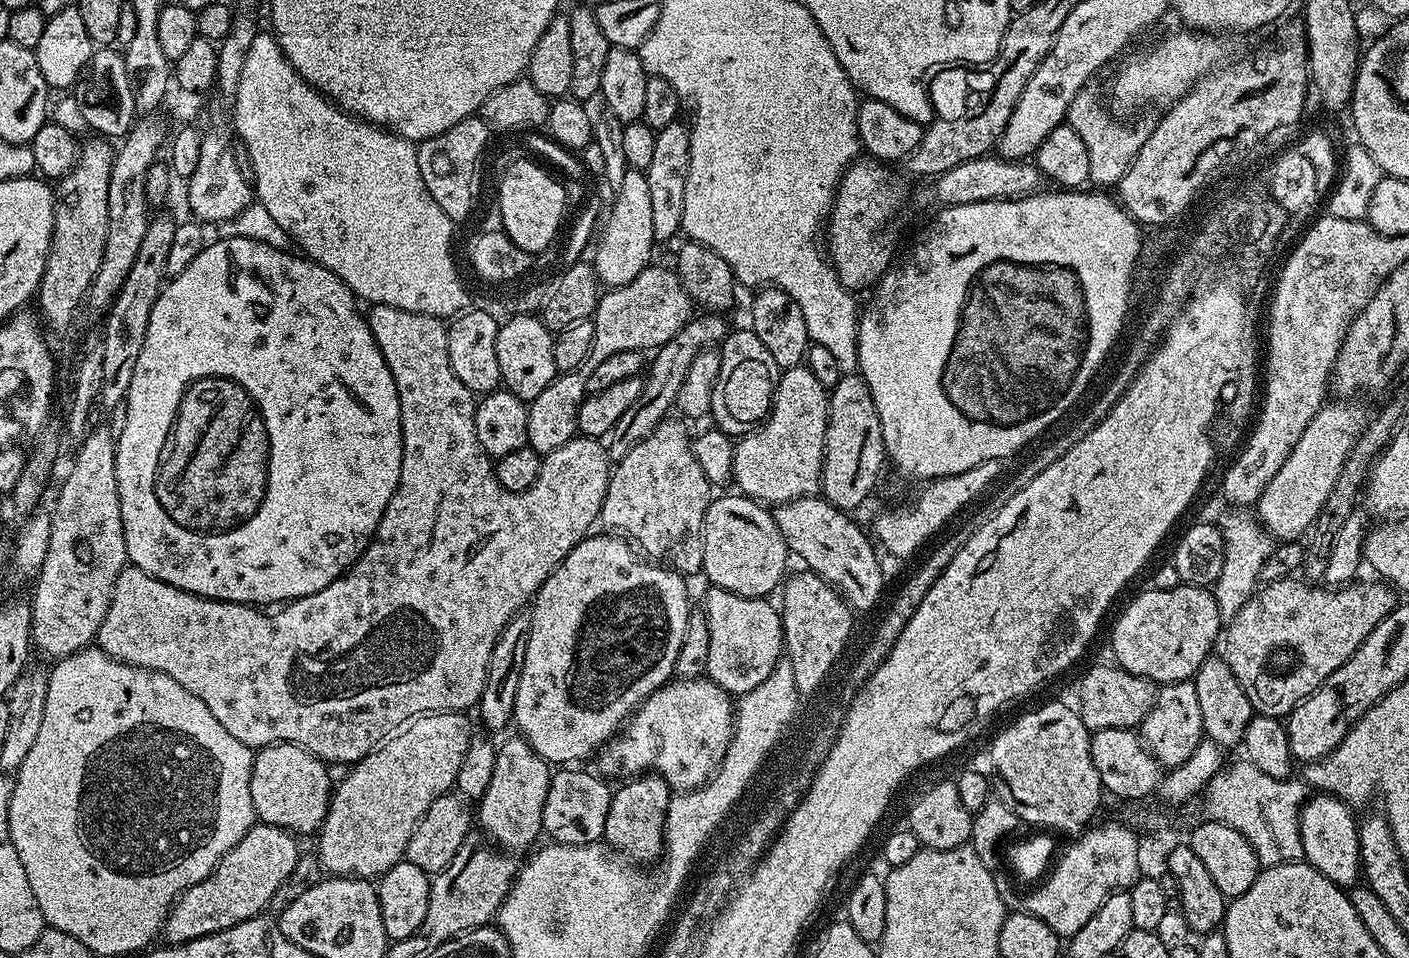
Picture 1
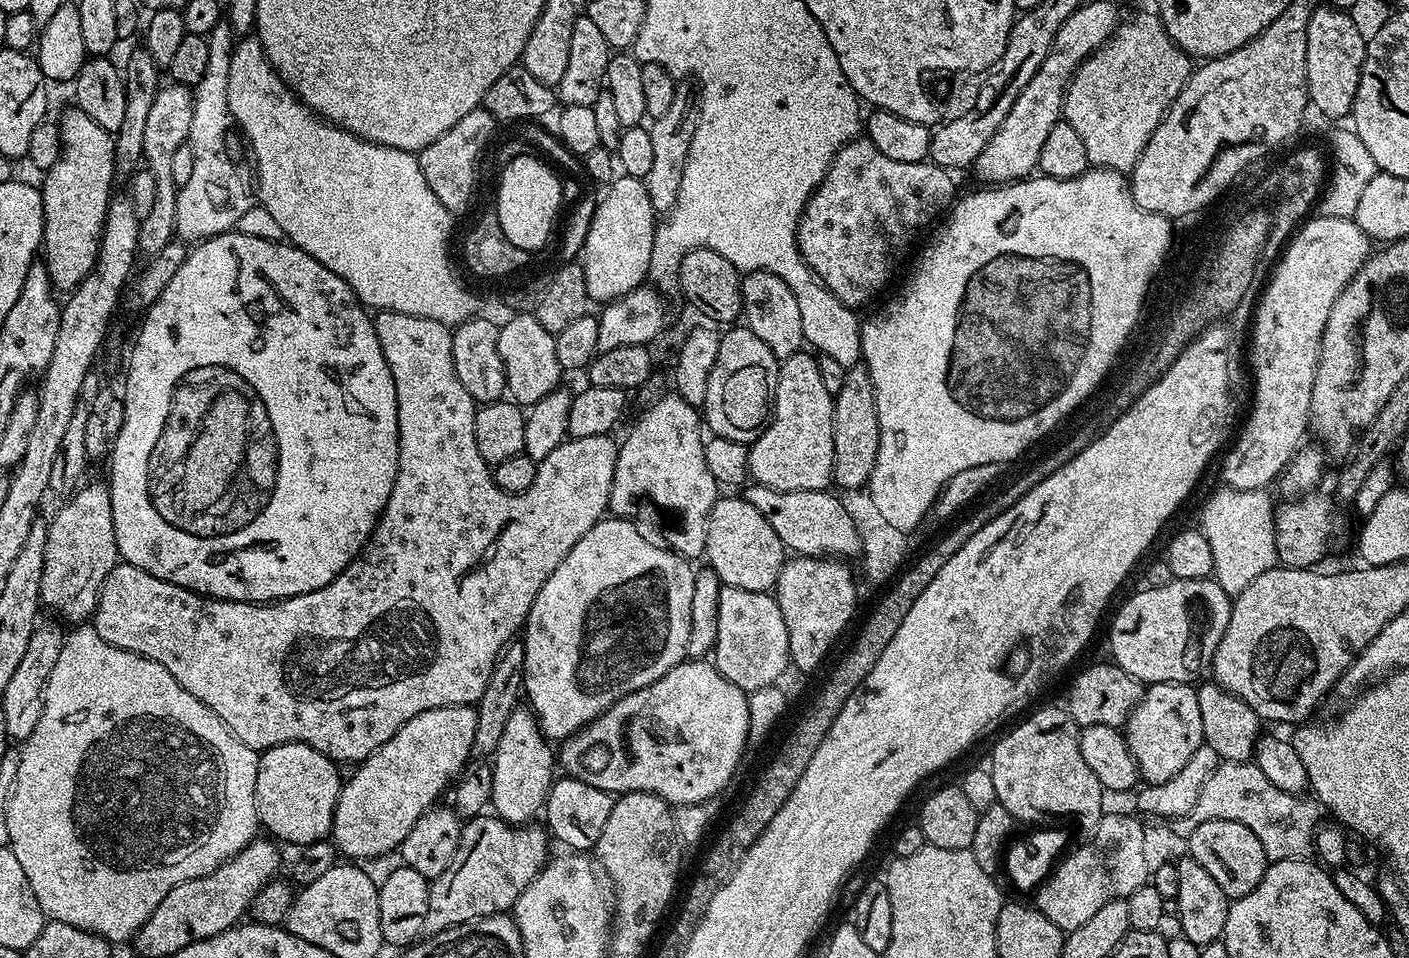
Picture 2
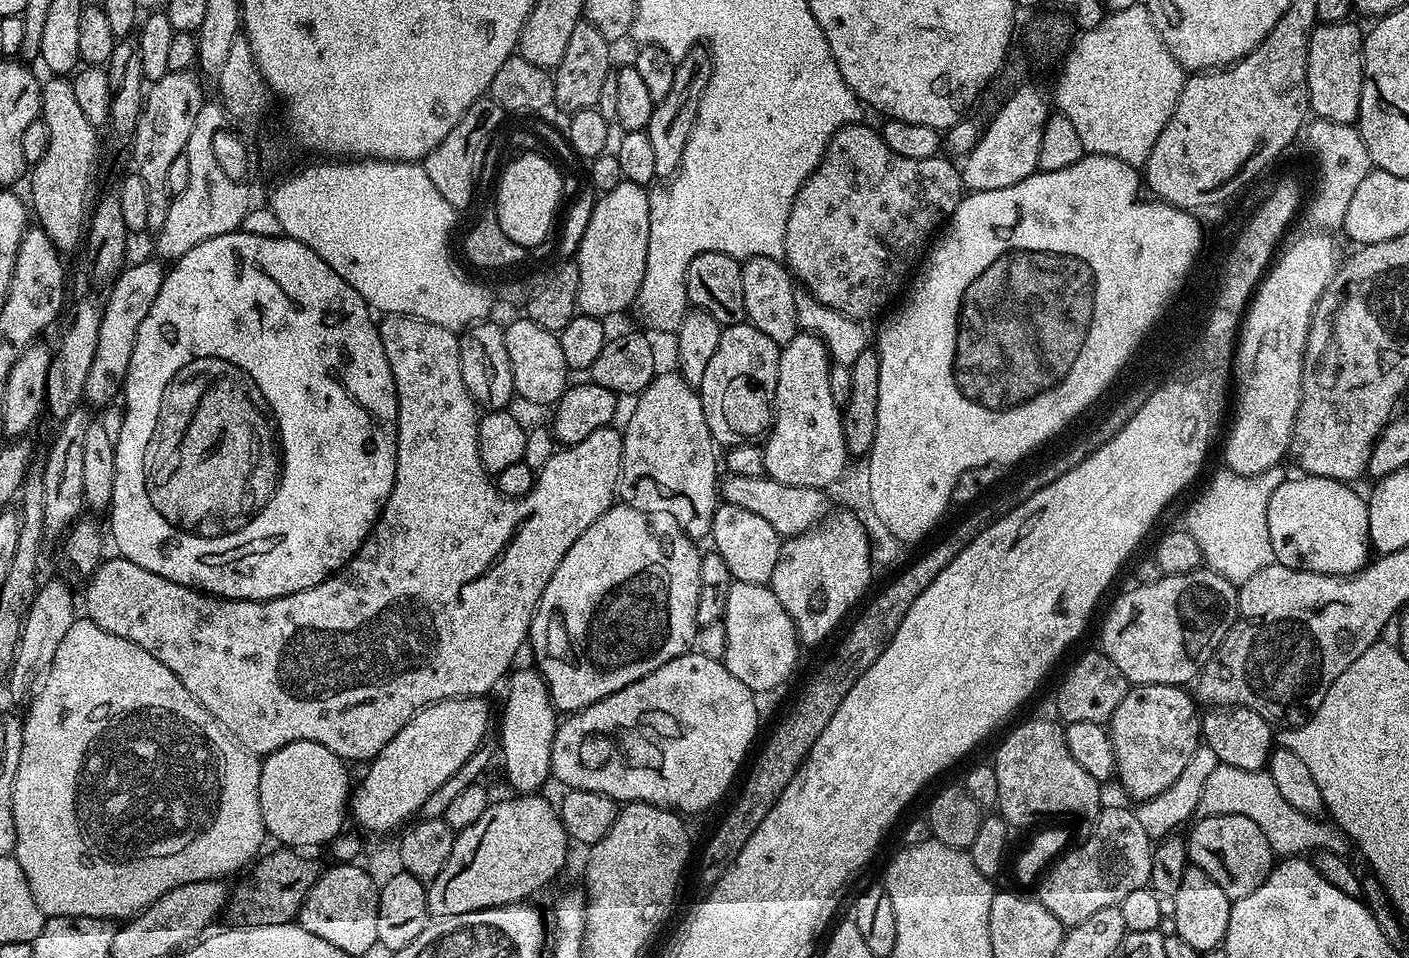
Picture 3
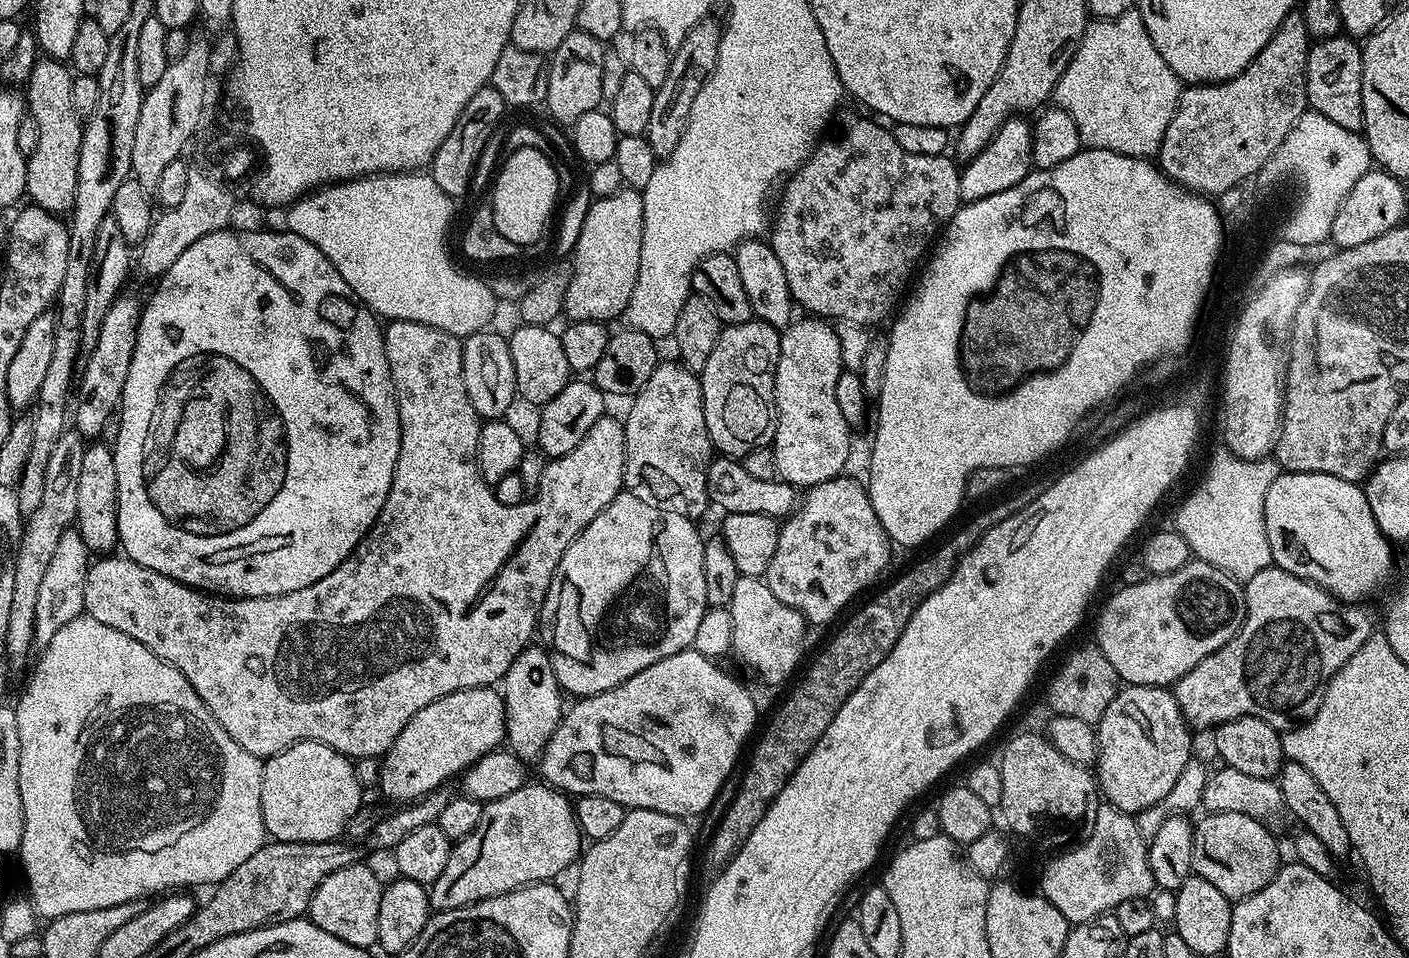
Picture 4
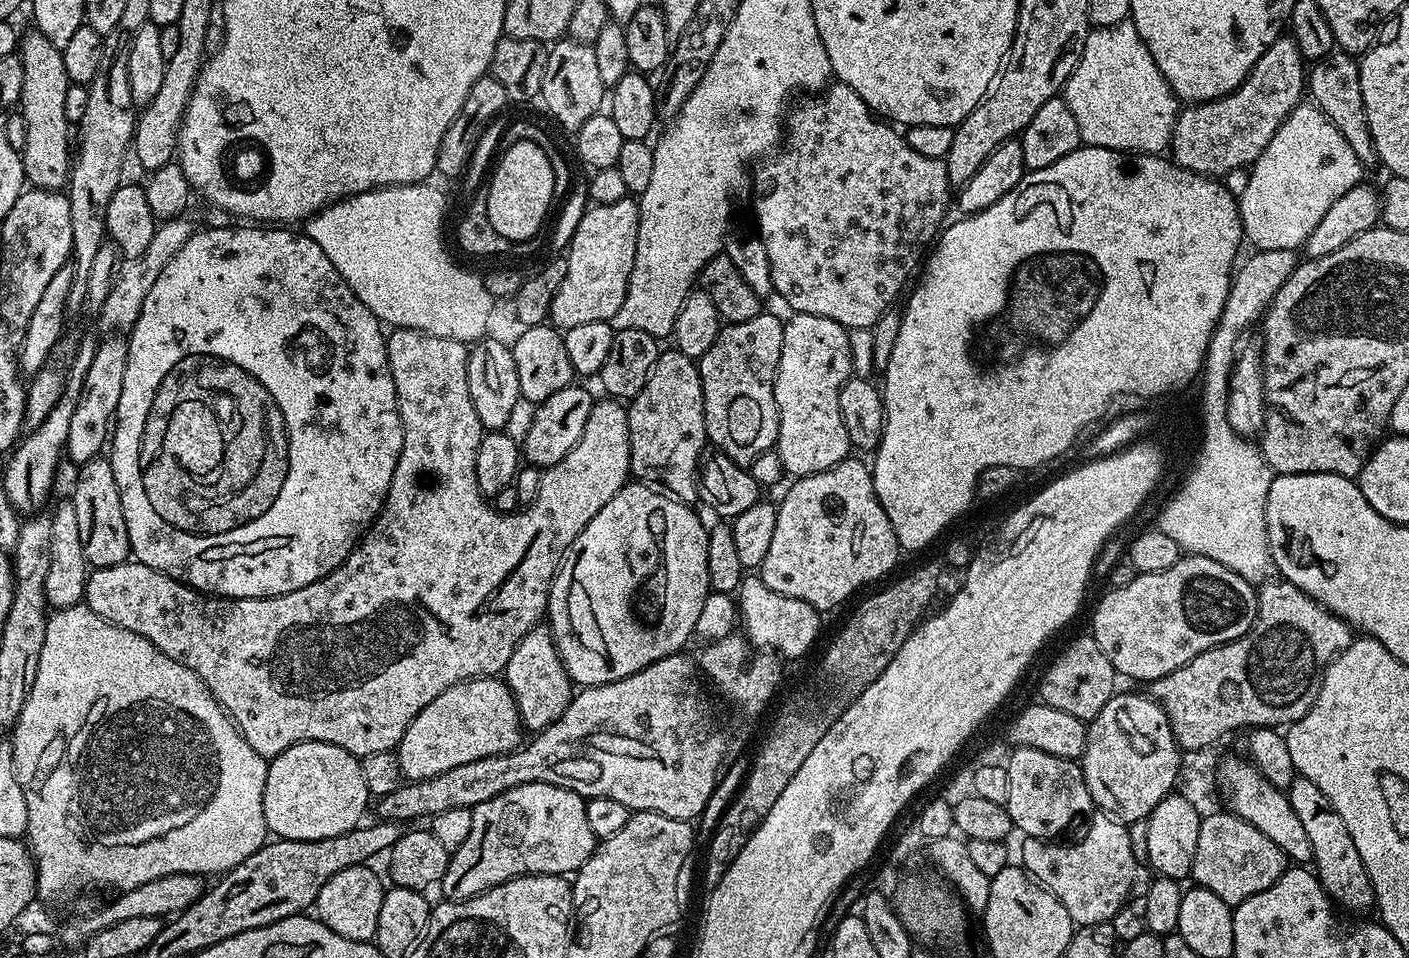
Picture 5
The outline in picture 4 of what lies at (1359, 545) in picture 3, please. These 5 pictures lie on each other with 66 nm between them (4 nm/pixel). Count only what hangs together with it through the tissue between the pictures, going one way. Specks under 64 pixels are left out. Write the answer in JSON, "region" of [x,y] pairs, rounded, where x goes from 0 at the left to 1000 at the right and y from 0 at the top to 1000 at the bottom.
{"region":[[[909,492],[901,503],[901,511],[899,511],[899,528],[897,529],[897,544],[899,545],[899,562],[901,566],[903,575],[903,588],[905,592],[913,595],[921,603],[928,605],[934,610],[938,616],[941,616],[945,622],[950,623],[950,626],[957,628],[970,627],[970,622],[984,603],[988,597],[988,572],[989,569],[978,553],[978,545],[975,545],[975,537],[972,537],[972,524],[969,524],[969,516],[965,505],[959,505],[952,499],[947,499],[947,495],[933,495],[932,493],[913,493]]]}

